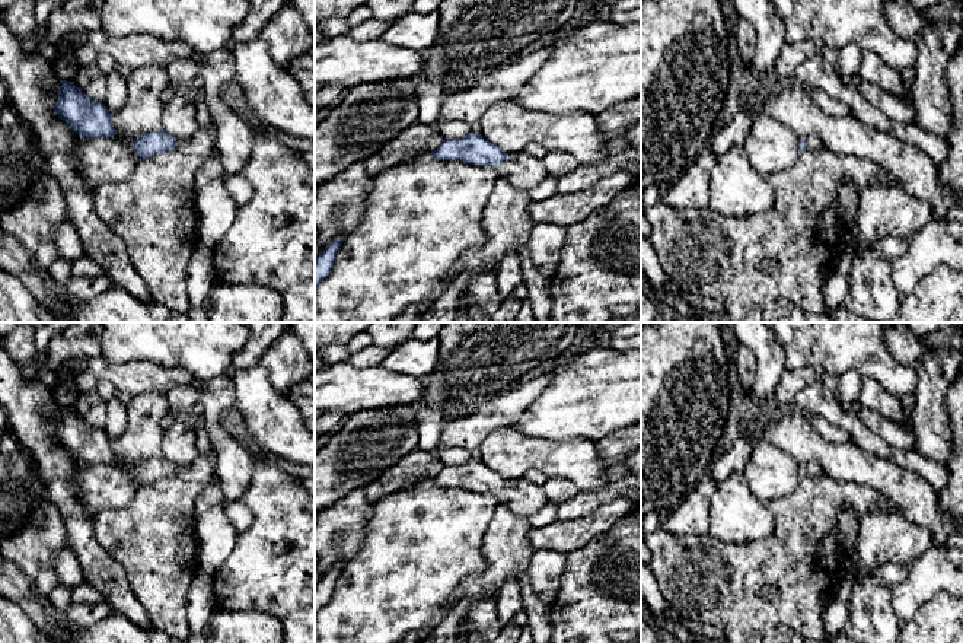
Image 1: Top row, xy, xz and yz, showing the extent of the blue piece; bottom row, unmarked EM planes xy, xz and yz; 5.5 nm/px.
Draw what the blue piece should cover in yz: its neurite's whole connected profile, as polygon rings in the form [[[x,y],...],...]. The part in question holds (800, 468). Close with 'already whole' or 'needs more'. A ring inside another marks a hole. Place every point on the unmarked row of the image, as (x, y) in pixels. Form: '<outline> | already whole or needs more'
[[[810,462],[810,464],[806,464],[806,465],[797,465],[797,475],[798,478],[803,478],[803,477],[819,477],[819,475],[825,475],[826,472],[823,471],[823,468],[816,464],[816,462]]] | needs more

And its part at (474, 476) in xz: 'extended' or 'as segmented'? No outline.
extended

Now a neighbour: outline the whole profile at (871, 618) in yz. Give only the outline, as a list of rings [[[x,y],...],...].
[[[880,563],[865,579],[854,580],[849,618],[842,628],[848,639],[858,643],[893,643],[896,640],[900,621],[890,605],[890,595],[908,577],[911,567],[912,563]]]

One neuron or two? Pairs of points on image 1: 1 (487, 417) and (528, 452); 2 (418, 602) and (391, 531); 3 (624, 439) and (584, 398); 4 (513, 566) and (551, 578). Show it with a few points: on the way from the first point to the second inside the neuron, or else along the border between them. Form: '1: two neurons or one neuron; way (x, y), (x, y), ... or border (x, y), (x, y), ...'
1: two neurons; border (497, 429), (478, 448)
2: one neuron; way (407, 585), (407, 548)
3: two neurons; border (625, 427), (603, 436), (598, 442)
4: two neurons; border (533, 550), (526, 570)

